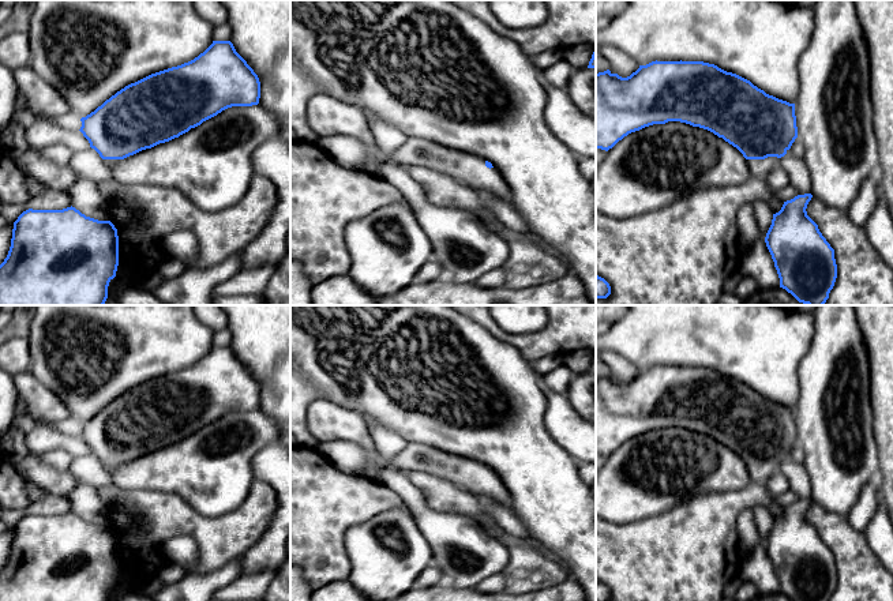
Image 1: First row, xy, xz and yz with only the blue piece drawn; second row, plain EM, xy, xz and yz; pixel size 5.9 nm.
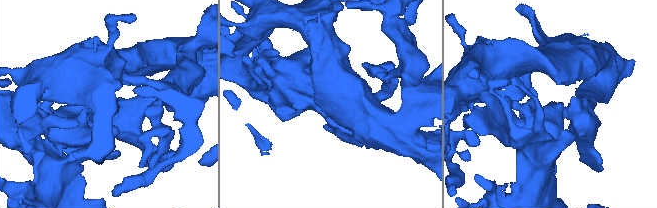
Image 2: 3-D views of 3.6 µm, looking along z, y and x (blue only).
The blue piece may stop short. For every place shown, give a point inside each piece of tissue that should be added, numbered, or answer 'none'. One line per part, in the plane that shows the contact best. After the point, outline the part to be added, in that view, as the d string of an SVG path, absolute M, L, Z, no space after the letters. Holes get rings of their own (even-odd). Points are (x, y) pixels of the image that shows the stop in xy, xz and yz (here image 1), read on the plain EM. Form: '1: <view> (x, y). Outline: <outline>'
1: yz (760, 473). Outline: M768 462L765 465L747 465L748 476L751 481L766 484L769 477L778 469L780 463Z

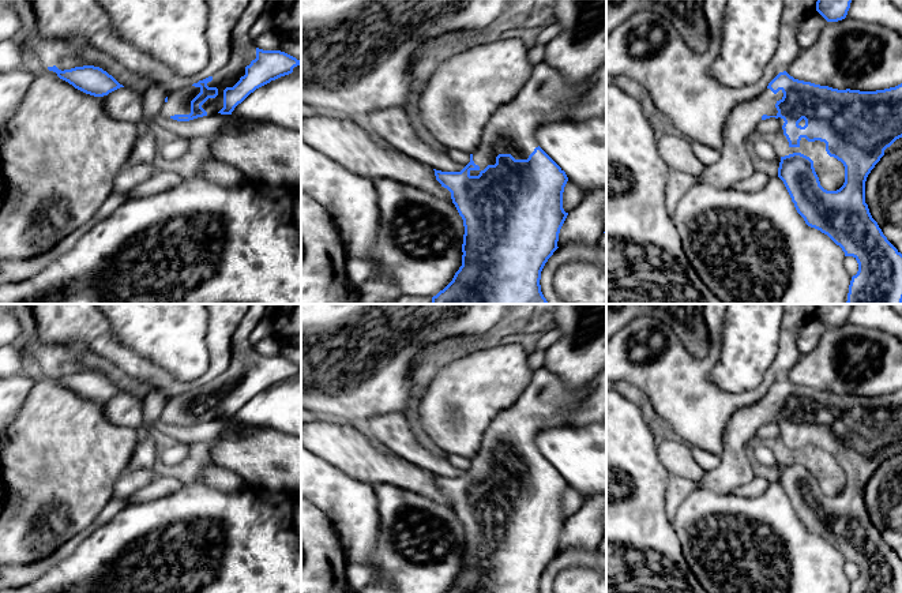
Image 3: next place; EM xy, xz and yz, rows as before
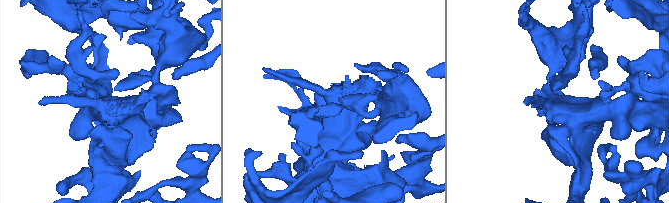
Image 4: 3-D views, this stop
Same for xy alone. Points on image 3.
none

